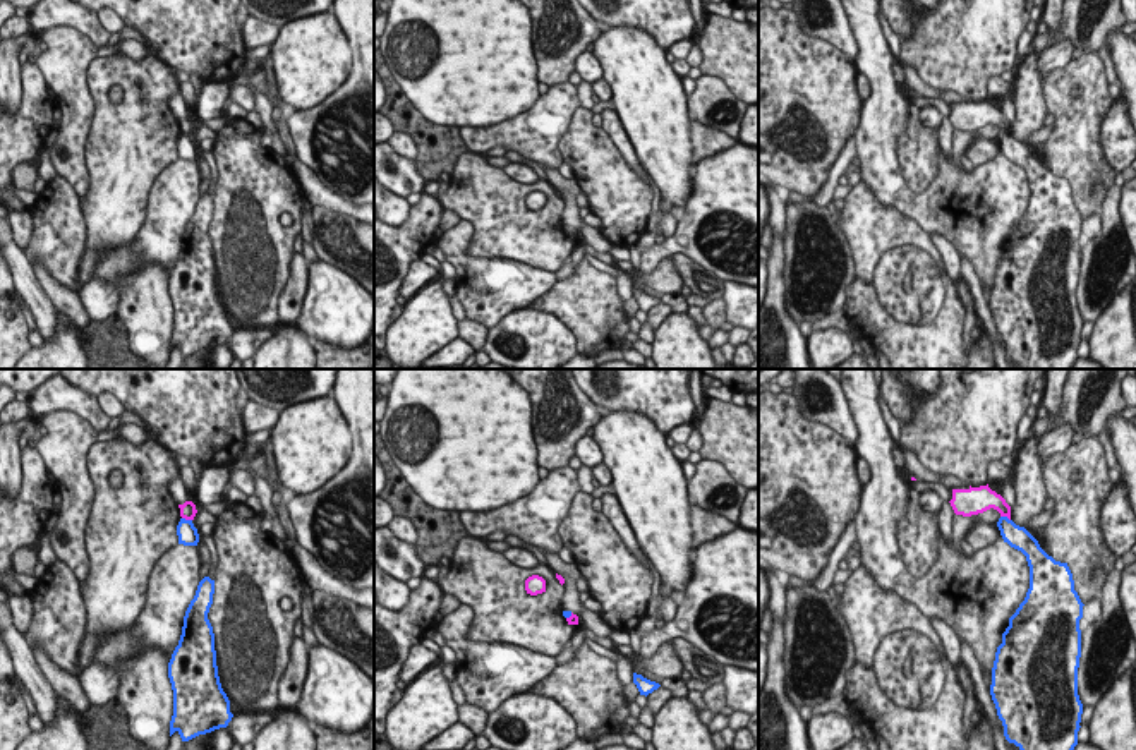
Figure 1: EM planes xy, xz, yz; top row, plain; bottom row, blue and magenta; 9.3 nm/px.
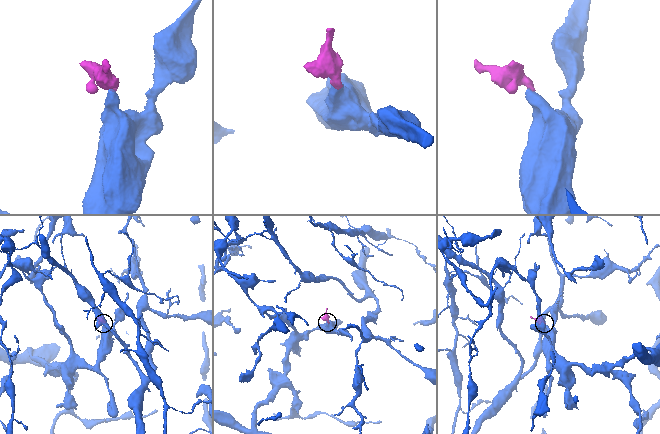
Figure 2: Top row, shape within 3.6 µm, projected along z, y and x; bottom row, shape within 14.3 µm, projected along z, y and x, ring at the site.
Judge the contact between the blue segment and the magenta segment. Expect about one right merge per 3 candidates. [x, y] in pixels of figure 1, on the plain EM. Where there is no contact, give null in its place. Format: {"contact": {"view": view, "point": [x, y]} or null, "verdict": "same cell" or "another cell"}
{"contact": {"view": "xy", "point": [187, 136]}, "verdict": "another cell"}

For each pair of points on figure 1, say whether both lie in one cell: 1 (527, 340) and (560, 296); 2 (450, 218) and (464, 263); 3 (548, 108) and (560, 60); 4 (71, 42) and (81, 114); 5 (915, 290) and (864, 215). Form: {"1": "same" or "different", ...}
{"1": "different", "2": "different", "3": "different", "4": "same", "5": "same"}

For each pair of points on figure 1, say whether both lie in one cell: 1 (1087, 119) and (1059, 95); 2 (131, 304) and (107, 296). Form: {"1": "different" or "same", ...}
{"1": "same", "2": "different"}

